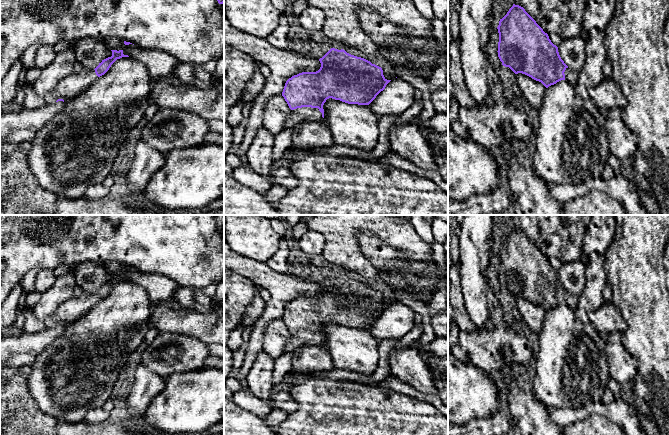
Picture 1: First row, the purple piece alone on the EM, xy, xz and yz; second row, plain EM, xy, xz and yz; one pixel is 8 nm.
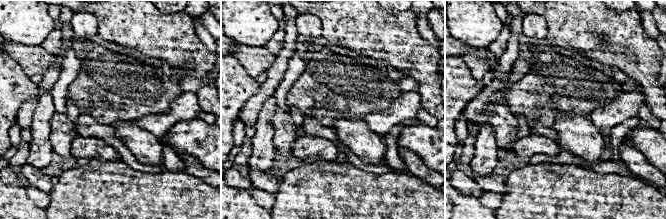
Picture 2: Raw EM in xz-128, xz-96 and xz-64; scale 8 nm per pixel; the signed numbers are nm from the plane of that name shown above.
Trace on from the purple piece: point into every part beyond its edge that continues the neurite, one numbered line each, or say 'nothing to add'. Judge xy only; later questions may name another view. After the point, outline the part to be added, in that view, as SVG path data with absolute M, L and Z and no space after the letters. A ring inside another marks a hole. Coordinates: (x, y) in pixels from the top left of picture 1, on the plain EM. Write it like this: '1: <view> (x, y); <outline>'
1: xy (70, 310); M84 291L78 297L71 294L67 300L43 322L48 328L53 328L58 323L63 323L64 325L69 324L91 310L98 302L94 293Z

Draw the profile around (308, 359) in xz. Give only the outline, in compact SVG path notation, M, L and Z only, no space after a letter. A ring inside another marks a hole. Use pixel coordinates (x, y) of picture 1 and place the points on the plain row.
M320 345L303 346L294 350L291 365L294 371L301 373L330 371L335 368L330 353L322 349Z

